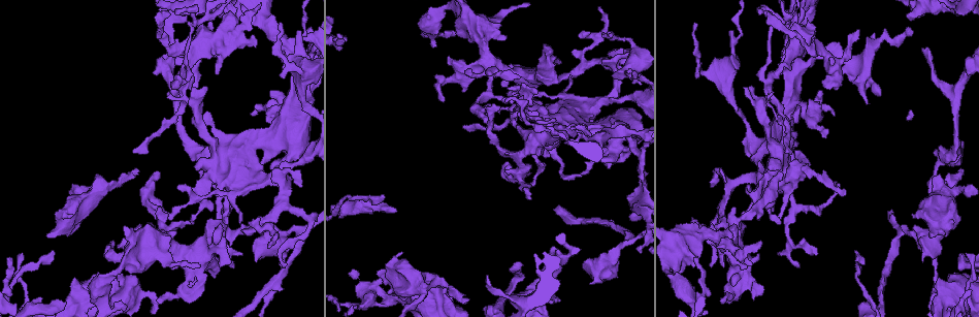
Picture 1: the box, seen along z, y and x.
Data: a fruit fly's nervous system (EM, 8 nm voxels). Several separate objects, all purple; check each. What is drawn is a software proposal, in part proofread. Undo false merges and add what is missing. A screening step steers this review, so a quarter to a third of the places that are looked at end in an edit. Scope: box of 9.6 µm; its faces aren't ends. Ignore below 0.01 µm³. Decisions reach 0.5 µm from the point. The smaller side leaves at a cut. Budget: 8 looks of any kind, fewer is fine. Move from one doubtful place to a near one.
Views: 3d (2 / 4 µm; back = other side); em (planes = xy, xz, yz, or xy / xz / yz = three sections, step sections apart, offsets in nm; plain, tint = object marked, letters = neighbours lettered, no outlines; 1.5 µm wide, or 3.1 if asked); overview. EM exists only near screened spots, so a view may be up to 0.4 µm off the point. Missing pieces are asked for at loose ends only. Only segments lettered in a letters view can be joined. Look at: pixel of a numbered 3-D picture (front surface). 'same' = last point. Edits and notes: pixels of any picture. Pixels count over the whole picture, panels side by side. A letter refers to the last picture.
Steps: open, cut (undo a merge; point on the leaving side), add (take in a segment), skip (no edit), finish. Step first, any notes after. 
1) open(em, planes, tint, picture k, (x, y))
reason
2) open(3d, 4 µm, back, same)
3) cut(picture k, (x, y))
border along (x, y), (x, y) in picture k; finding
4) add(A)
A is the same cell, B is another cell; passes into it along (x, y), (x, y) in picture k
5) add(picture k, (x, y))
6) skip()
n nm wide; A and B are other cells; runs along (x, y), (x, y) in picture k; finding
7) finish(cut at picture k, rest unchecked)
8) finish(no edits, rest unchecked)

open(3d, 2 µm, picture 1, (768, 102))

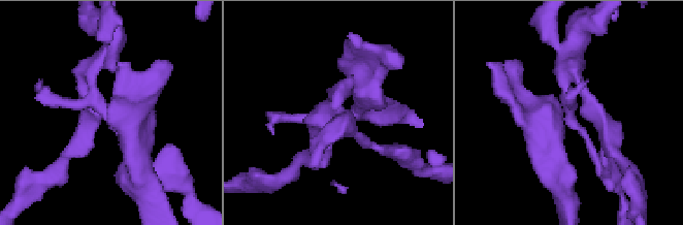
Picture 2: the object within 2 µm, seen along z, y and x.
open(em, planes, plain, picture 2, (571, 111))

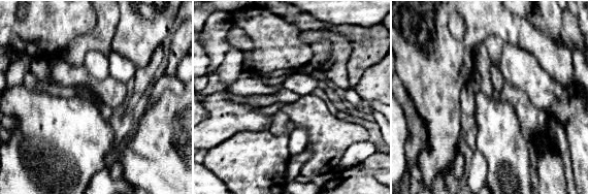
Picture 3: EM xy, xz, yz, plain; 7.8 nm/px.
open(em, planes, letters, same)
see the neighbours

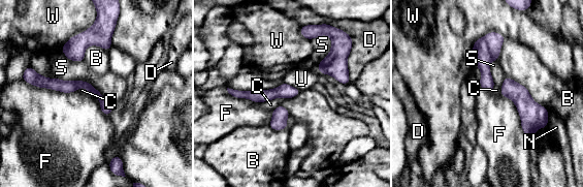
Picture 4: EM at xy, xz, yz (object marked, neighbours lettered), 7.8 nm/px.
skip()
S touches over 480 nm; B, C, D, F, N, S, U and W are other cells; continuous, no second neuron

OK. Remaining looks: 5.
open(3d, 4 µm, back, picture 1, (815, 125))
three-way junction

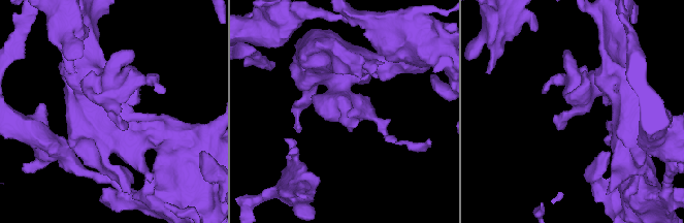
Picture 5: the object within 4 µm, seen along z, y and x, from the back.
open(em, xz, step 4, tint, picture 5, (342, 106))
now the EM

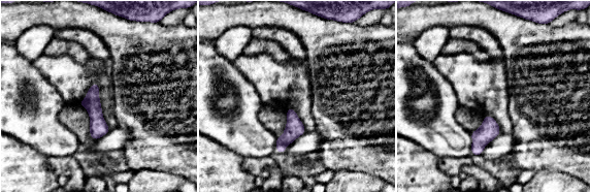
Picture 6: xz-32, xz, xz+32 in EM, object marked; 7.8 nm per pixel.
open(em, planes, letters, same)

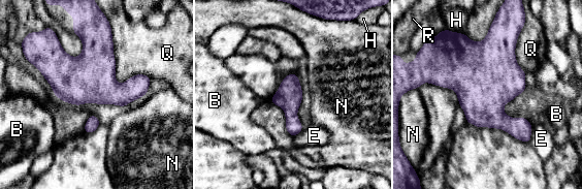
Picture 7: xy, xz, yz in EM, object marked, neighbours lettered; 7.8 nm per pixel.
skip()
B, E, H, N, Q and R are other cells; continuous, no second neuron

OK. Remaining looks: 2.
open(em, planes, tint, picture 1, (724, 265))
branch stops here

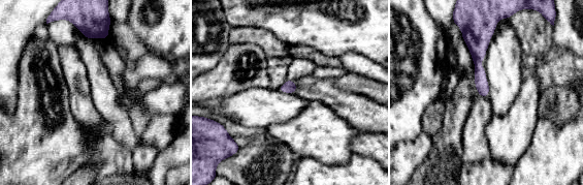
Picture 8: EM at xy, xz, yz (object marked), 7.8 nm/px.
open(em, planes, letters, same)
what lies round it

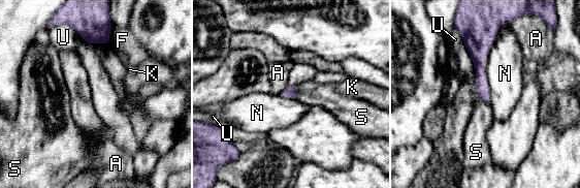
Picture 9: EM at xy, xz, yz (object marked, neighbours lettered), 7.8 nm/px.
skip()
A touches over 280 nm; A, F, K, N, S and U are other cells; no lettered segment goes on from it

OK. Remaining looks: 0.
finish(no edits, rest unchecked)

